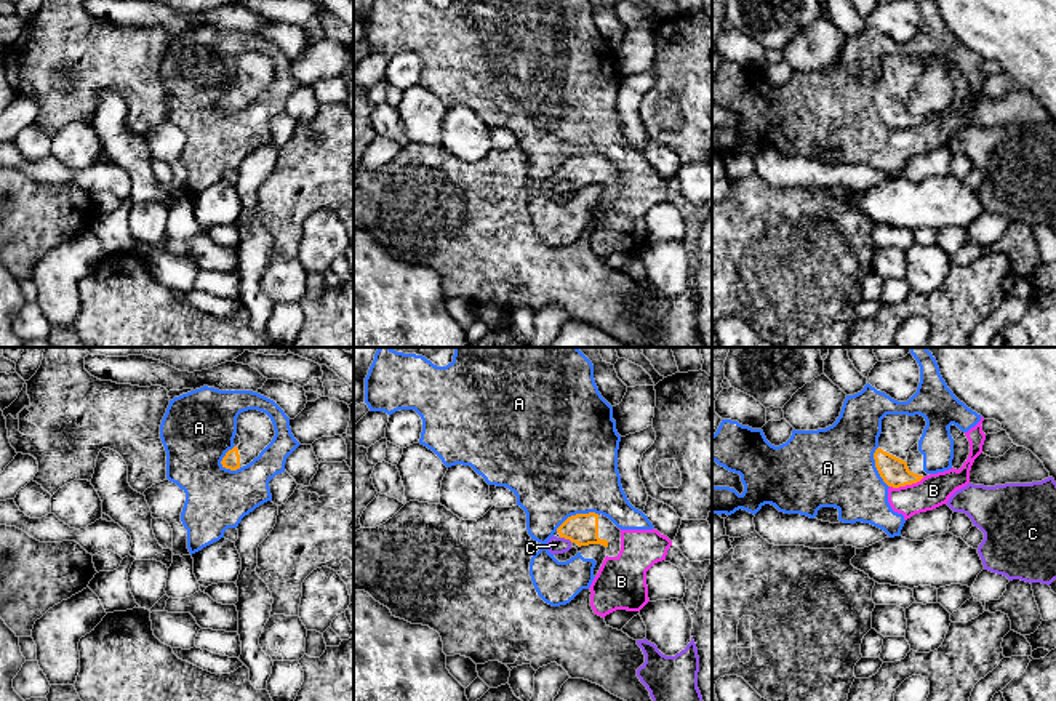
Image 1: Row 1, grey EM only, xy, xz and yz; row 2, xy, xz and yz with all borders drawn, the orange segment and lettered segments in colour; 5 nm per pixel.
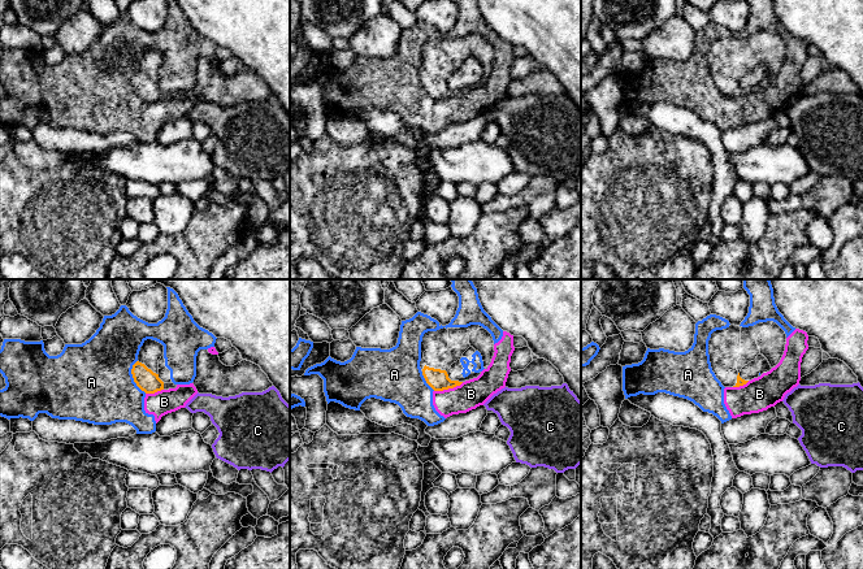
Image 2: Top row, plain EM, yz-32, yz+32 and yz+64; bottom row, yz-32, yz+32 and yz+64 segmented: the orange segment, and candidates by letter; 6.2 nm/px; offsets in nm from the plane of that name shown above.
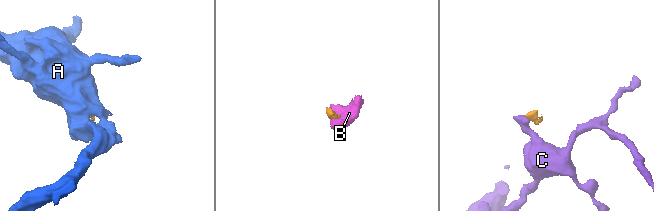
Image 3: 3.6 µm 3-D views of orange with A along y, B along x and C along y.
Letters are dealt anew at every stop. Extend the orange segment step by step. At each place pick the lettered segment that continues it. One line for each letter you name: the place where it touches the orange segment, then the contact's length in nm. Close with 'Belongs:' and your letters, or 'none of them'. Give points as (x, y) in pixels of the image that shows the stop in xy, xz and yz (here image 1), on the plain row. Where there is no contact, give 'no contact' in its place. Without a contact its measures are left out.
Belongs: none of them

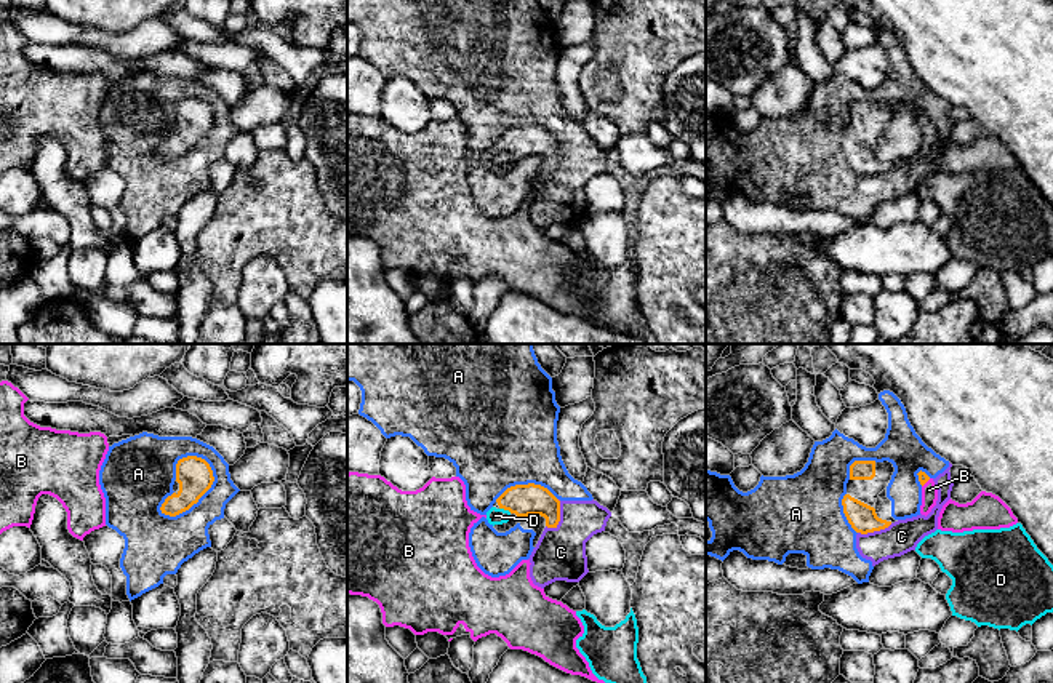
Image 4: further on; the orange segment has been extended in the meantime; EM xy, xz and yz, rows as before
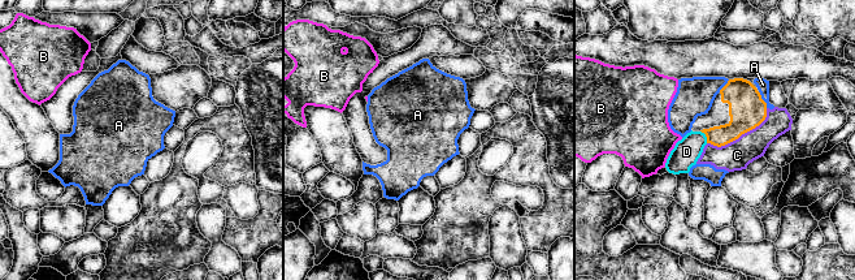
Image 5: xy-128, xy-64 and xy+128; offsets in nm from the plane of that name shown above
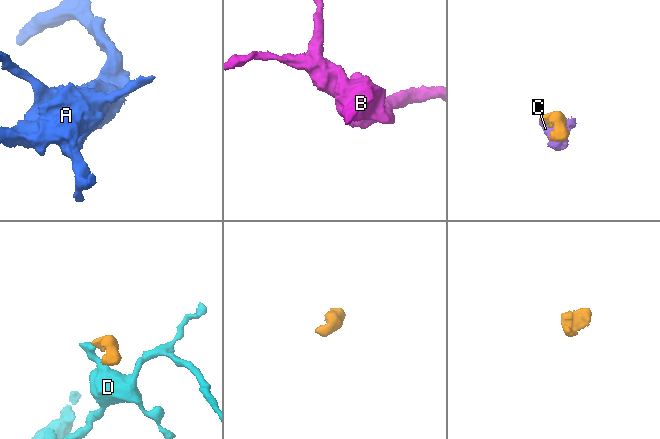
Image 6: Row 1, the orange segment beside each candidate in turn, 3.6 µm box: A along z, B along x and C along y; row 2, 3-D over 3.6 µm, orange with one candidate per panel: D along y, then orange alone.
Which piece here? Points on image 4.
B: meets orange in yz at (925, 123); contact 60 nm long
Belongs: B

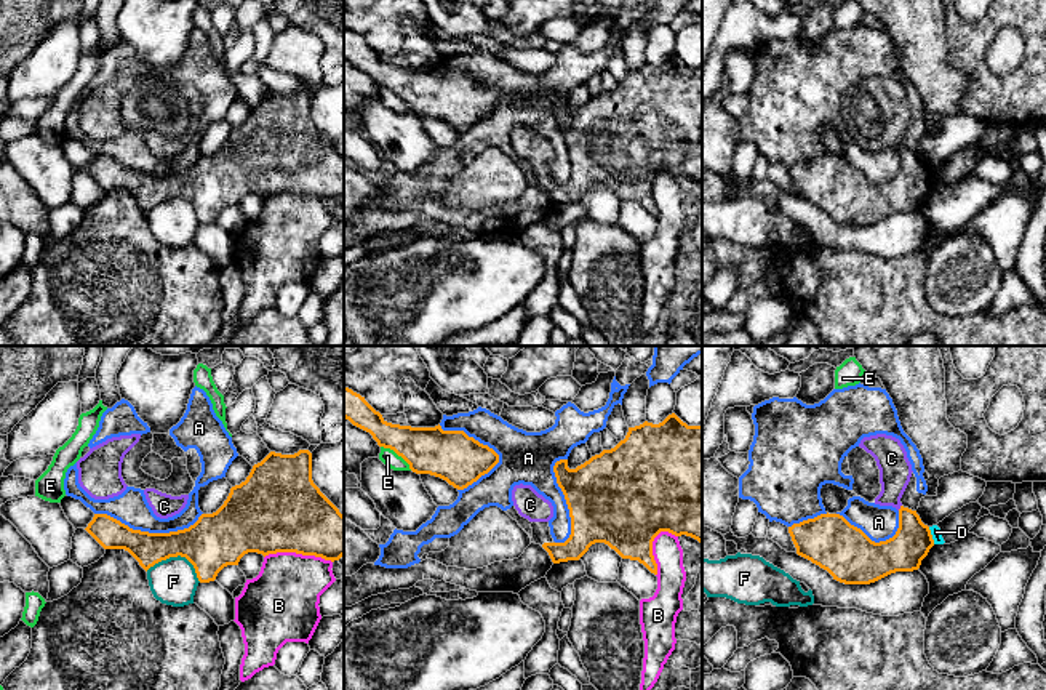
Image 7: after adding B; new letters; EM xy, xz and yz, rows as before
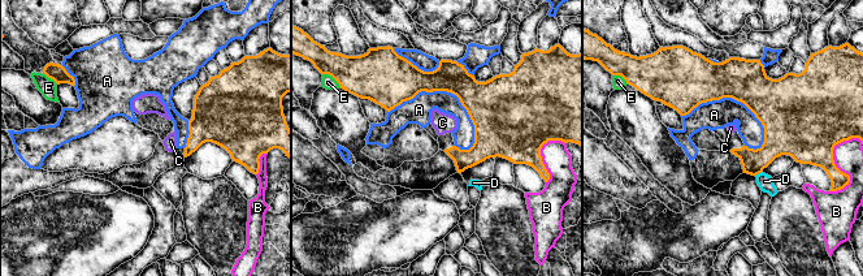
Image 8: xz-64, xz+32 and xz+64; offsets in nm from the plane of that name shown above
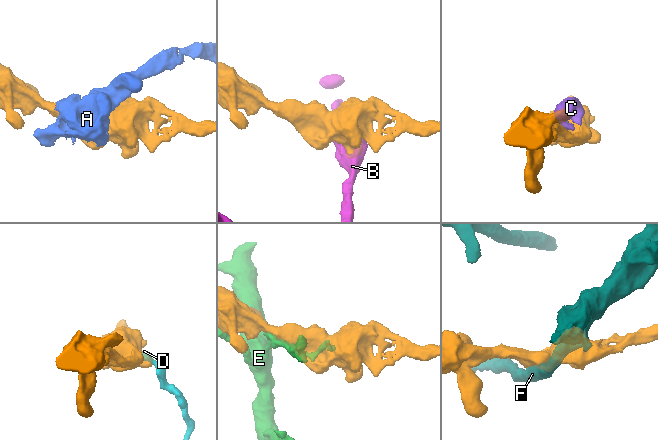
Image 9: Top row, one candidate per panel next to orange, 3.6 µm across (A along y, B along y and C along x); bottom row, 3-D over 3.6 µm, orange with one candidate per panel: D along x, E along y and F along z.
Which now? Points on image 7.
C: meets orange in yz at (901, 149); contact 40 nm long
Belongs: C

